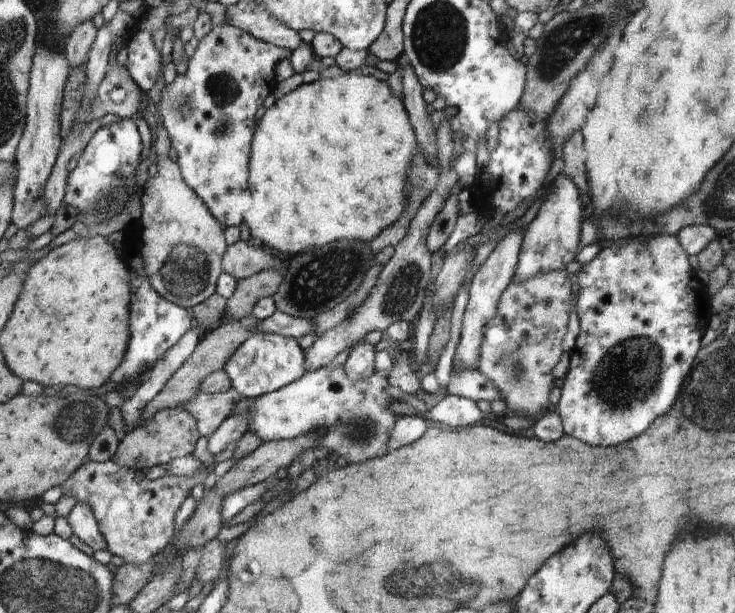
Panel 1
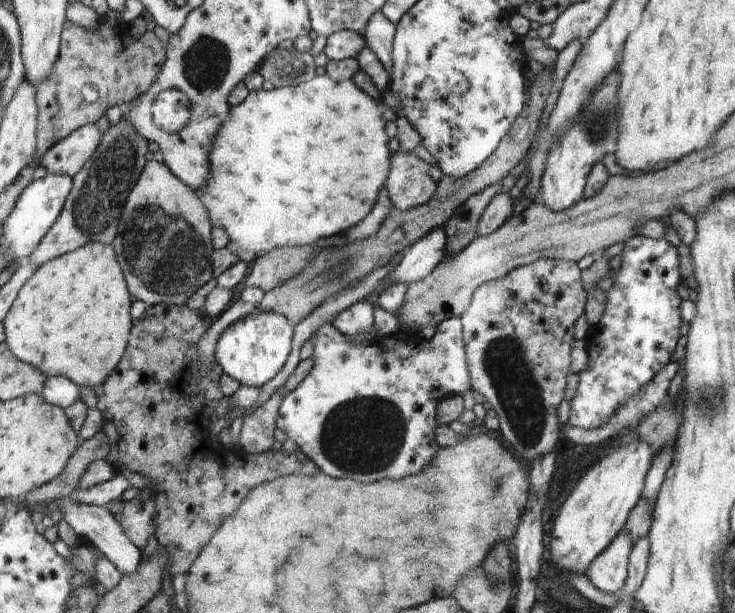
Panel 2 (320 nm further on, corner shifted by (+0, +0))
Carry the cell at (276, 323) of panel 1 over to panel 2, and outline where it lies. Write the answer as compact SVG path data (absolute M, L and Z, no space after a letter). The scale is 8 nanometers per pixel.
M438 227L423 236L402 254L400 265L388 276L388 285L394 281L404 281L408 286L426 278L446 257L446 243L447 236L443 227Z

